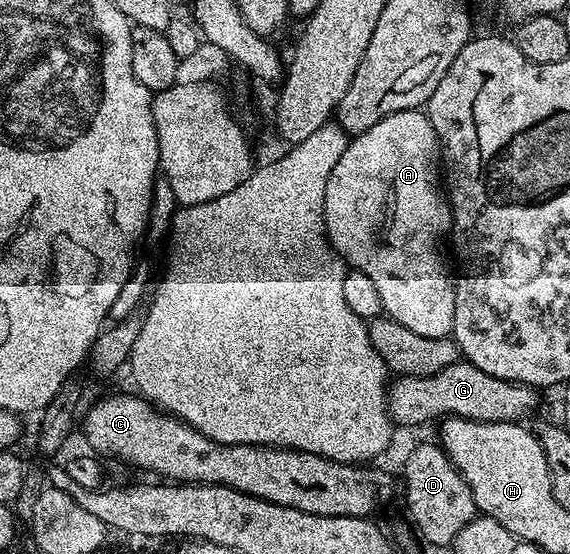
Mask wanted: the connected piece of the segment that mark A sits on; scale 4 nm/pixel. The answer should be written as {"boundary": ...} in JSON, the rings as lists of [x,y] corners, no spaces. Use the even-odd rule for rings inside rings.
{"boundary":[[[421,109],[399,111],[395,115],[387,115],[375,127],[356,134],[343,151],[339,163],[335,163],[335,171],[331,171],[331,179],[327,183],[325,192],[325,232],[329,234],[329,241],[338,255],[345,260],[346,266],[358,269],[367,279],[372,279],[379,291],[379,299],[383,299],[383,310],[389,317],[396,320],[403,327],[415,331],[418,335],[431,337],[449,337],[453,331],[455,319],[455,281],[449,277],[447,257],[447,238],[453,227],[453,213],[449,209],[449,198],[443,188],[443,173],[439,168],[439,142],[435,131],[431,127],[428,116]]]}

